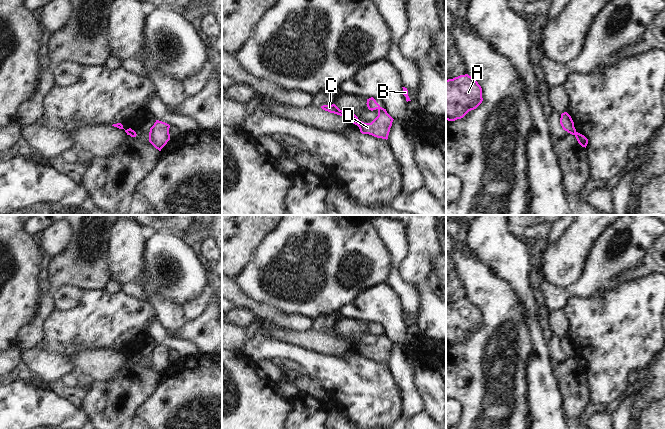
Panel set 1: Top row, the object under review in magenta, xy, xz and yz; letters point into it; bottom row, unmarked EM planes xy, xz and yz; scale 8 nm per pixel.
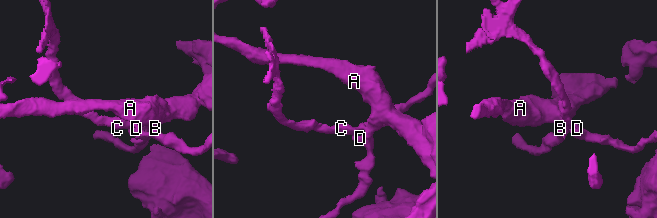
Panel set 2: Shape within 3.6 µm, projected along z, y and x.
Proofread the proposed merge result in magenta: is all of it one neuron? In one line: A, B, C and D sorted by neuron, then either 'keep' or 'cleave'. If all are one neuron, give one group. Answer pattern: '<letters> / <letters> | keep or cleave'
A D / B C | cleave

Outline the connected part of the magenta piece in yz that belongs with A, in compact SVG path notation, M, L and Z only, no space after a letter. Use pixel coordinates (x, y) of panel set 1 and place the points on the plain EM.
M468 298L446 304L446 344L463 342L482 325L481 310Z

